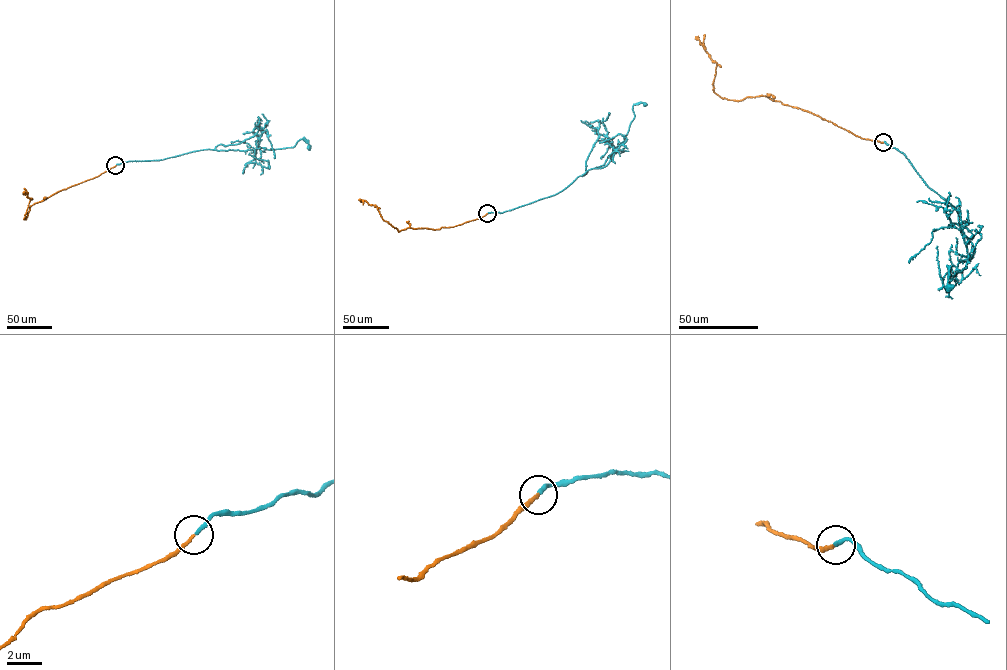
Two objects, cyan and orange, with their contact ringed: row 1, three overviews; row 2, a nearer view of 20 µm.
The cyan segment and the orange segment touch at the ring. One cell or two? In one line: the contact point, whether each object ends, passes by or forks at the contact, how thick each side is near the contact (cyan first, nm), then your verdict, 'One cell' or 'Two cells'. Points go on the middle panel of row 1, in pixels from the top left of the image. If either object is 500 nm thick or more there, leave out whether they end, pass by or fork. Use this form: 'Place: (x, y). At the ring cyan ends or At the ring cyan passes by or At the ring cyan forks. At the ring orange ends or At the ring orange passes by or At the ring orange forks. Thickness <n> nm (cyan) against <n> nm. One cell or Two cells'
Place: (487, 213). At the ring cyan ends. At the ring orange ends. Thickness 240 nm (cyan) against 170 nm. One cell

